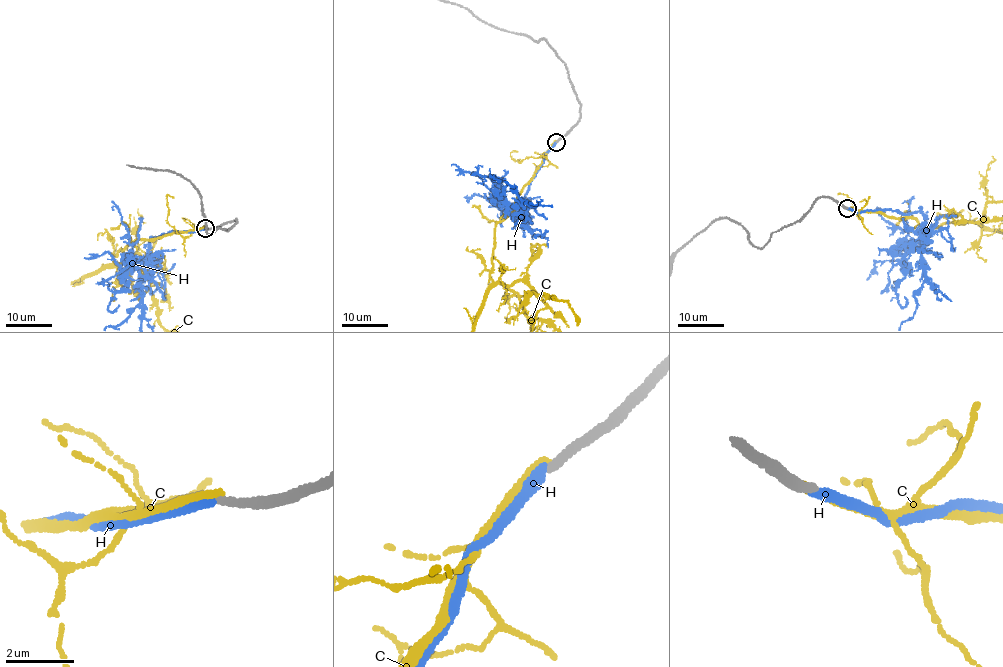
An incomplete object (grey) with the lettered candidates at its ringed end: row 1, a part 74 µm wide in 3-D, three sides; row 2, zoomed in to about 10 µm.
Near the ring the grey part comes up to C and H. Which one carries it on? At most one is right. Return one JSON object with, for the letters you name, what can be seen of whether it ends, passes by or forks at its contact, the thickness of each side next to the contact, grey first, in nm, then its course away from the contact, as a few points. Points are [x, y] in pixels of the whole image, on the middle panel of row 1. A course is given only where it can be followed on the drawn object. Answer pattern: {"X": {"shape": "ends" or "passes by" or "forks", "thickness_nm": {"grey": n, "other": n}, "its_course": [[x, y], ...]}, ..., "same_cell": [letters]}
{"H": {"shape": "ends", "thickness_nm": {"grey": 280, "other": 320}, "its_course": [[556, 142], [515, 211], [516, 224], [521, 209], [518, 207], [522, 200], [514, 186], [505, 183], [491, 164]]}, "same_cell": ["H"]}

